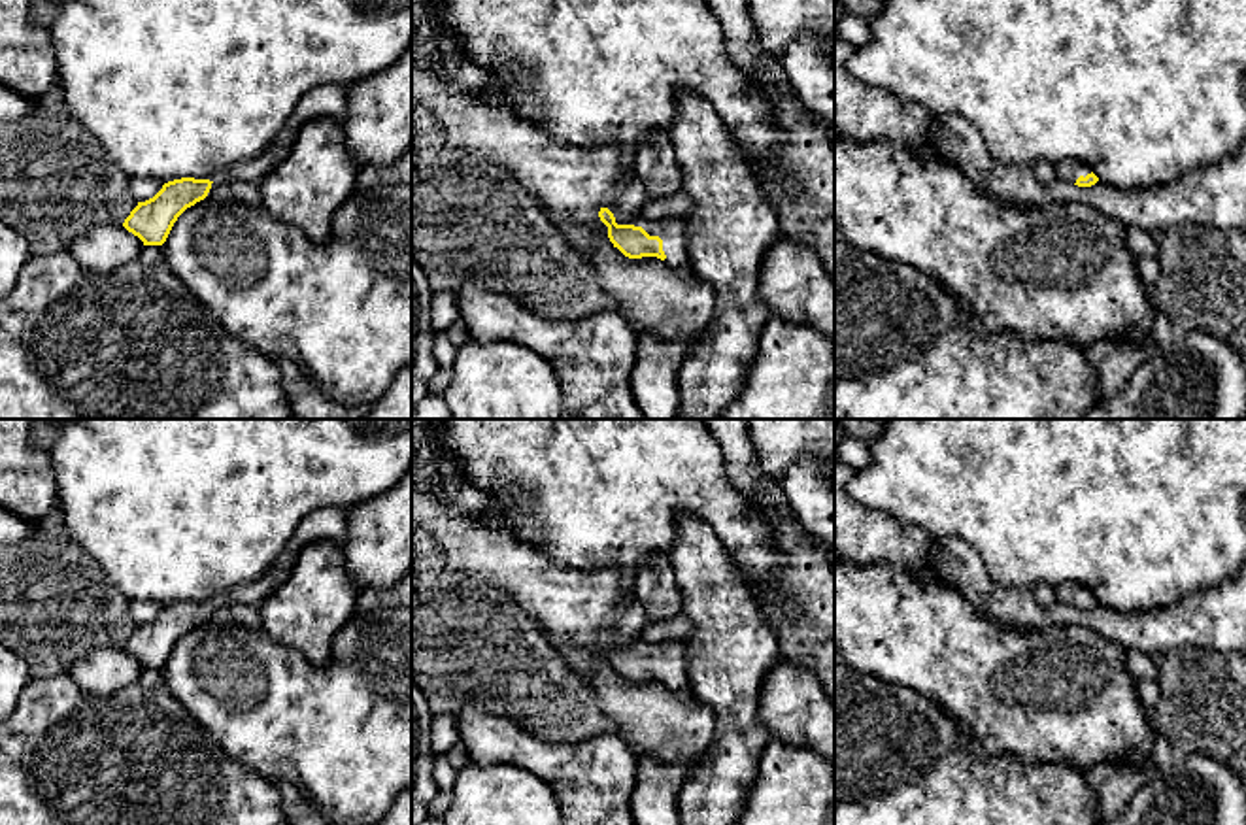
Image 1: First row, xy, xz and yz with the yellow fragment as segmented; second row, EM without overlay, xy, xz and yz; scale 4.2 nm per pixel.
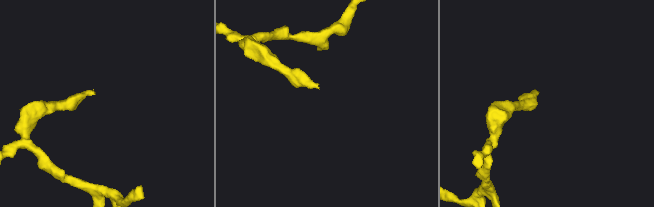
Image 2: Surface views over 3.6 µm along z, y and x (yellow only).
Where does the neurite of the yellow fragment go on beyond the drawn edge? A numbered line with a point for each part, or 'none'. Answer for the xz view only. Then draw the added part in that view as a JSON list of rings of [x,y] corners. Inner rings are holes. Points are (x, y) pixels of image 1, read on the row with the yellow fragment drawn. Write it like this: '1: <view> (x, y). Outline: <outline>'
1: xz (673, 231). Outline: [[[665,217],[642,225],[649,236],[659,236],[663,240],[663,251],[670,266],[685,266],[689,262],[687,253],[687,221],[683,217]]]

